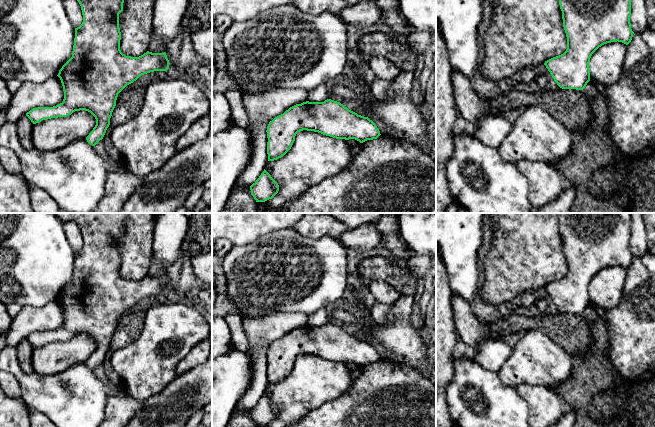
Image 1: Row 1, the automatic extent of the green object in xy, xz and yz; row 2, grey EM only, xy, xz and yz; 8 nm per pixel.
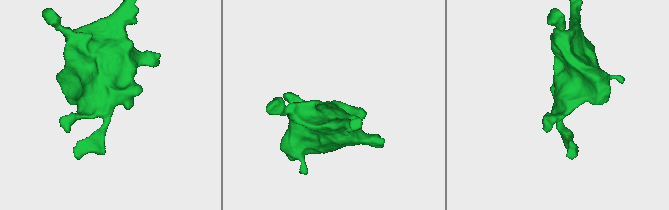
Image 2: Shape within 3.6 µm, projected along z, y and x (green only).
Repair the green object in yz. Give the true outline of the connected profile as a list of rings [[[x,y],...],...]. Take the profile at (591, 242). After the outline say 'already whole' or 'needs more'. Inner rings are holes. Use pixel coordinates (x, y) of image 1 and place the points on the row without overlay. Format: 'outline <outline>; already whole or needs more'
outline [[[558,213],[558,219],[567,273],[544,289],[560,312],[583,314],[590,305],[592,278],[604,268],[618,265],[628,269],[632,264],[631,213]]]; already whole

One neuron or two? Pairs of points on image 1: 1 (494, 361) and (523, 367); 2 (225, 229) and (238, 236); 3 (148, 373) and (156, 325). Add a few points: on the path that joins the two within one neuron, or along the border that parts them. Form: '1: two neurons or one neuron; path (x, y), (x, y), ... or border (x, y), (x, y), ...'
1: two neurons; border (513, 348), (509, 357), (497, 372)
2: one neuron; path (228, 229), (235, 233)
3: one neuron; path (150, 361), (151, 350), (156, 342), (156, 337)

